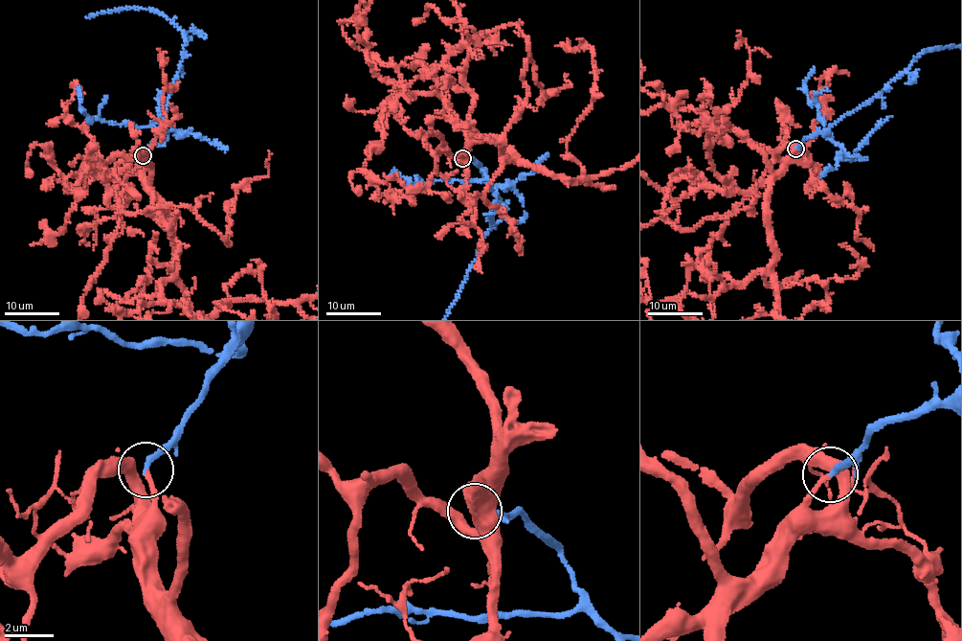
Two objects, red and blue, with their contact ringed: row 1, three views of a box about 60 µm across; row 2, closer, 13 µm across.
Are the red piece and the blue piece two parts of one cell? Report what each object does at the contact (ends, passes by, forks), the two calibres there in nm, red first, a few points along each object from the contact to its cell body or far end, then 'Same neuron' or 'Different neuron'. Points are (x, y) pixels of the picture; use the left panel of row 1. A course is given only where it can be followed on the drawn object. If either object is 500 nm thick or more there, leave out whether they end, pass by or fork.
At the ring red ends. At the ring blue ends. Thickness 190 nm (red) against 220 nm. Course of red: (143, 155), (196, 316), (233, 301), (312, 297). Same neuron

